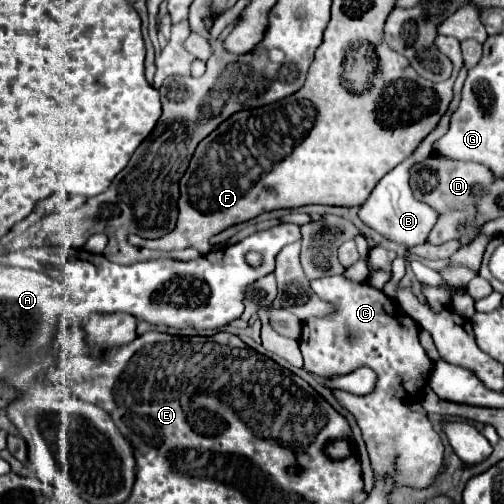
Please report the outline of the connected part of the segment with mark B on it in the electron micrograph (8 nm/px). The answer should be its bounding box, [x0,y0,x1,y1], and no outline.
[359,73,467,250]

